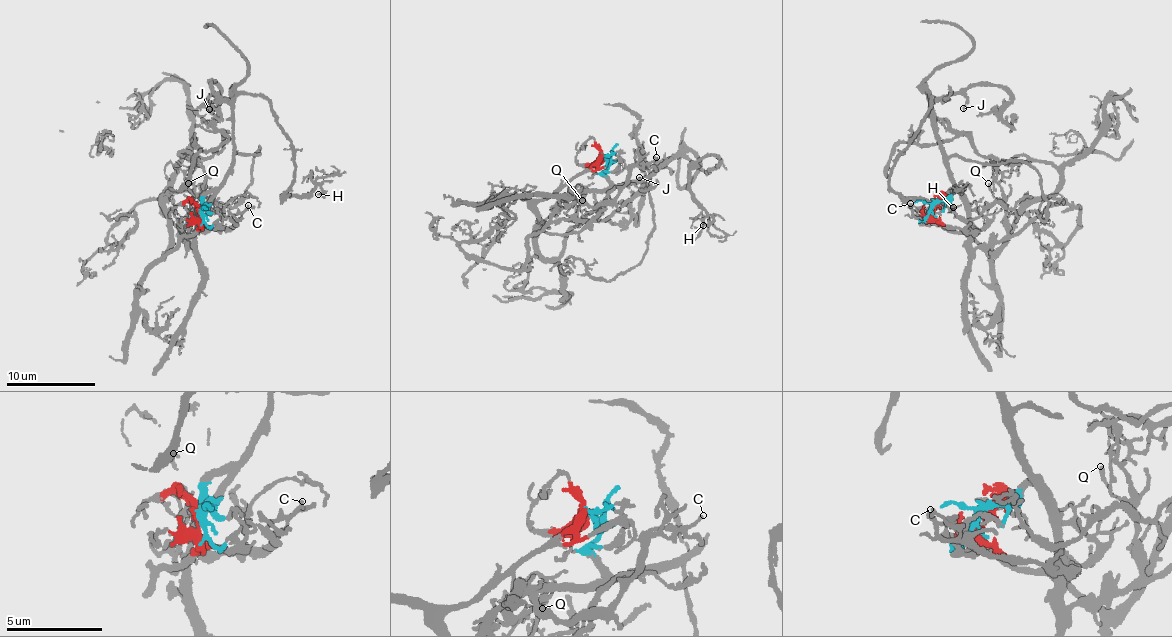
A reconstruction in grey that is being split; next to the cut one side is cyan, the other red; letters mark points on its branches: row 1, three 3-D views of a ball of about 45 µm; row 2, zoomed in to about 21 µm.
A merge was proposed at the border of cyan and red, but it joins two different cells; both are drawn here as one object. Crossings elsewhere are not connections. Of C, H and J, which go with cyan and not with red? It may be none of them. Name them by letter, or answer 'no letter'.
C, H, J

